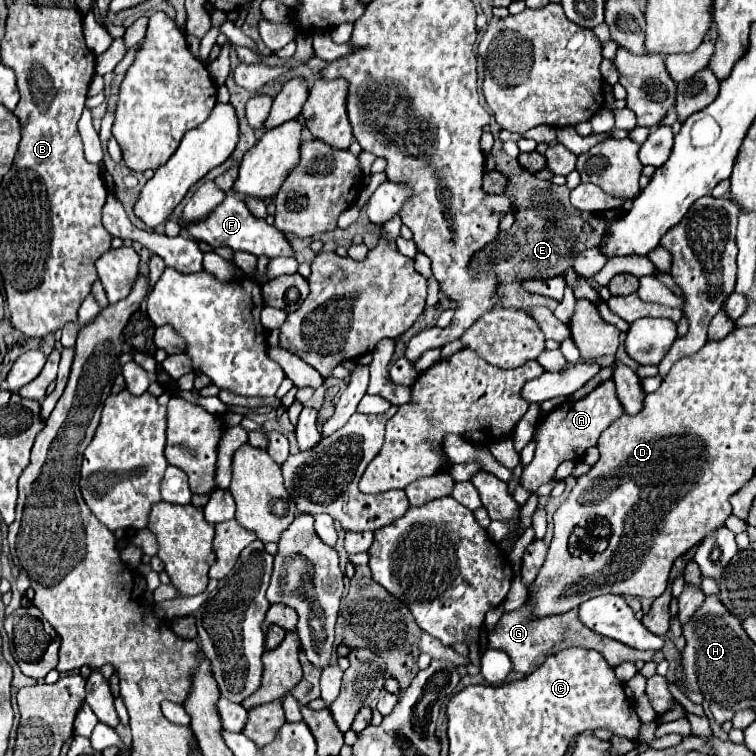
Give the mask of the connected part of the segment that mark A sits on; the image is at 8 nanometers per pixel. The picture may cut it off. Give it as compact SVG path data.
M605 380L603 384L599 384L599 388L589 392L585 398L581 398L581 400L565 400L561 406L557 406L547 416L543 416L541 422L537 424L537 428L535 428L535 434L533 434L533 440L537 442L535 458L523 470L523 484L525 484L525 488L527 490L538 488L535 493L539 496L549 495L556 484L560 482L557 480L549 482L551 476L555 474L557 466L561 462L565 462L565 460L581 460L583 454L587 452L587 448L597 444L599 434L613 420L617 420L621 414L623 414L623 406L621 406L621 402L617 398L615 382L613 380Z

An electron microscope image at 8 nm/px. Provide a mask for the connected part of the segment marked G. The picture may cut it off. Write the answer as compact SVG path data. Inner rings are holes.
M523 604L521 608L513 610L513 612L505 612L501 616L501 620L497 622L497 626L493 630L489 630L487 638L489 638L489 642L487 642L489 648L505 650L511 656L513 670L519 672L519 674L531 674L535 668L539 668L545 662L545 658L549 654L557 654L557 652L561 652L565 648L571 648L571 646L581 646L581 648L591 648L591 650L601 652L611 668L619 666L625 660L649 662L653 658L653 654L655 654L655 652L649 652L649 650L639 652L635 648L629 648L629 646L619 644L619 642L615 642L611 638L605 638L605 636L599 636L597 632L587 630L585 624L579 620L577 608L567 612L567 614L537 618L537 616L533 616L533 608L529 604Z

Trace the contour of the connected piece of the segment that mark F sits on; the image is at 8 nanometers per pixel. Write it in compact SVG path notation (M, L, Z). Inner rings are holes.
M227 194L227 198L223 200L223 204L219 204L219 208L215 208L211 214L205 216L205 220L197 220L197 222L181 222L179 224L181 230L185 230L193 240L197 242L207 242L211 248L219 248L219 246L229 246L231 250L241 250L241 252L249 252L255 256L293 256L293 250L289 246L289 242L285 240L283 232L279 232L275 226L269 226L265 220L255 218L249 208L245 206L245 202L241 198L237 198L235 194Z

